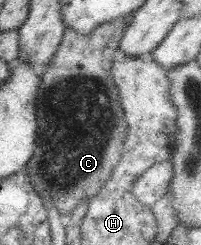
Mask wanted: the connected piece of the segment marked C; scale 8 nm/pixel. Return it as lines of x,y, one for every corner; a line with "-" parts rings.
119,17
88,35
67,27
52,63
36,67
41,79
36,98
37,138
26,173
46,207
52,204
62,215
71,214
84,197
90,200
98,194
119,162
127,123
111,67
127,24

